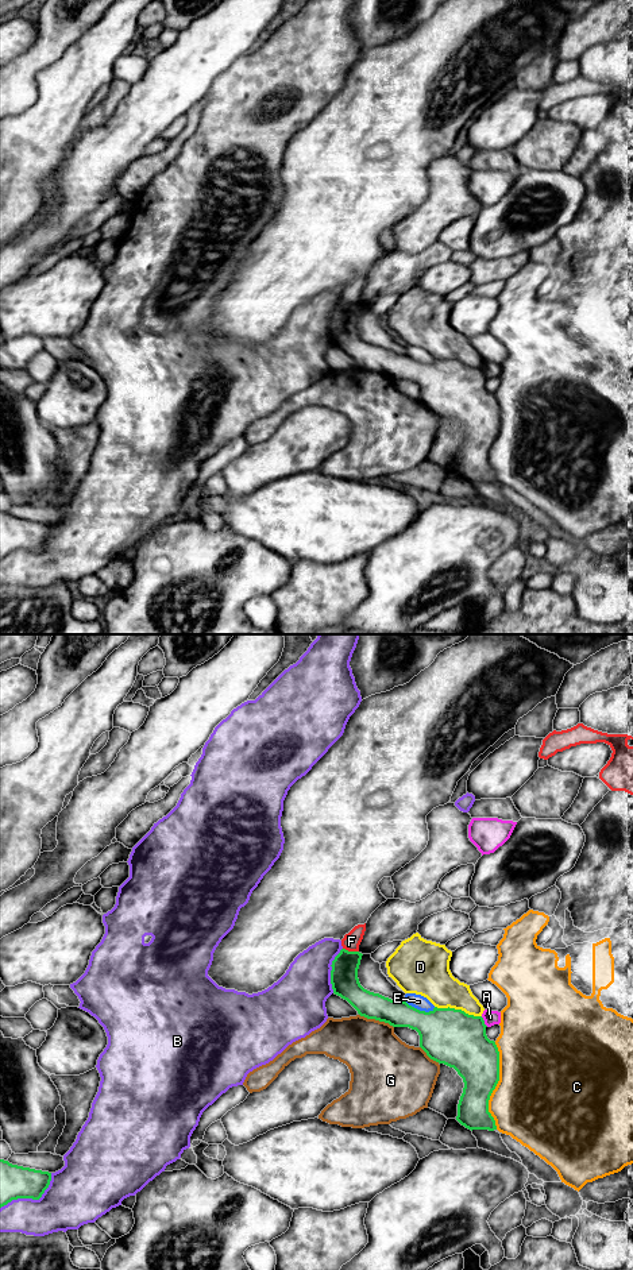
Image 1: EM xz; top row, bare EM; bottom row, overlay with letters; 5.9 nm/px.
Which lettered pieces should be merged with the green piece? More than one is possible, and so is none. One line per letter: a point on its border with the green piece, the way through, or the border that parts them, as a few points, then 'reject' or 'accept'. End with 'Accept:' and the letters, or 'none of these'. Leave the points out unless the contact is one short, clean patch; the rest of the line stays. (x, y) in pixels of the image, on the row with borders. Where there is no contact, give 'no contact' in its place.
A: meets green in xz at (483, 1022); reject
B: meets green in xz at (31, 1197); reject
C: meets green in xz at (496, 1085); reject
D: meets green in xz at (458, 1010); reject
E: meets green in xz at (419, 1010); reject
F: meets green in xz at (351, 952); border along xz (343, 948), (358, 952); reject
G: meets green in xz at (377, 1019); reject
Accept: none of these

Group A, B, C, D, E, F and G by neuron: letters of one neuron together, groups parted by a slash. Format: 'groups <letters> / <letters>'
groups A / B / C / D / E / F / G

